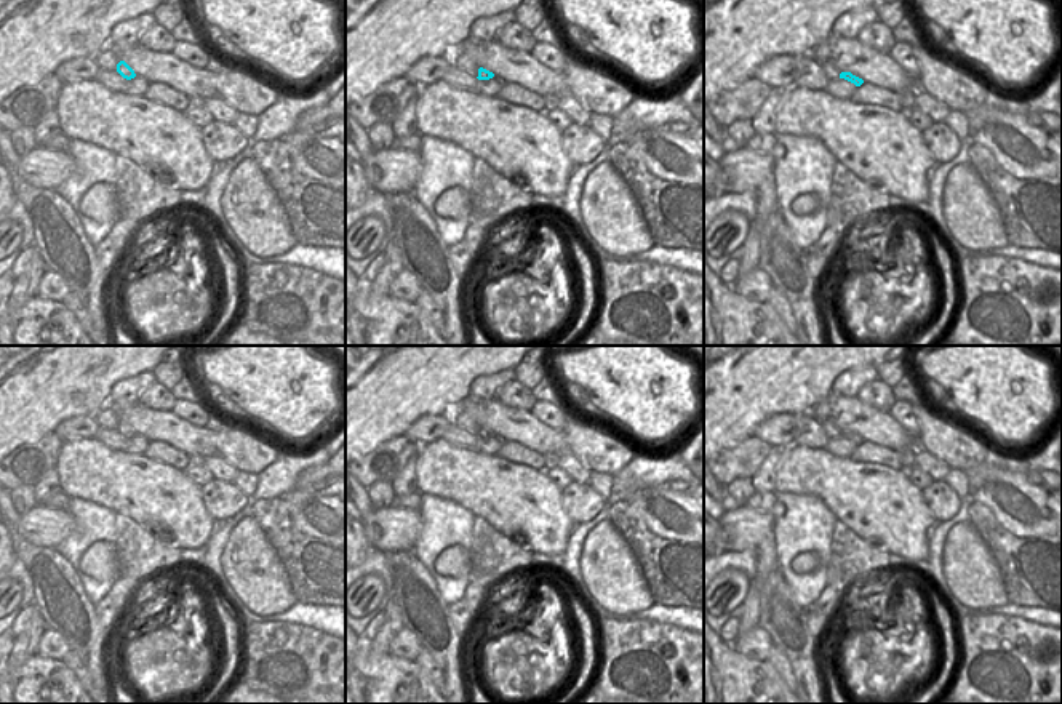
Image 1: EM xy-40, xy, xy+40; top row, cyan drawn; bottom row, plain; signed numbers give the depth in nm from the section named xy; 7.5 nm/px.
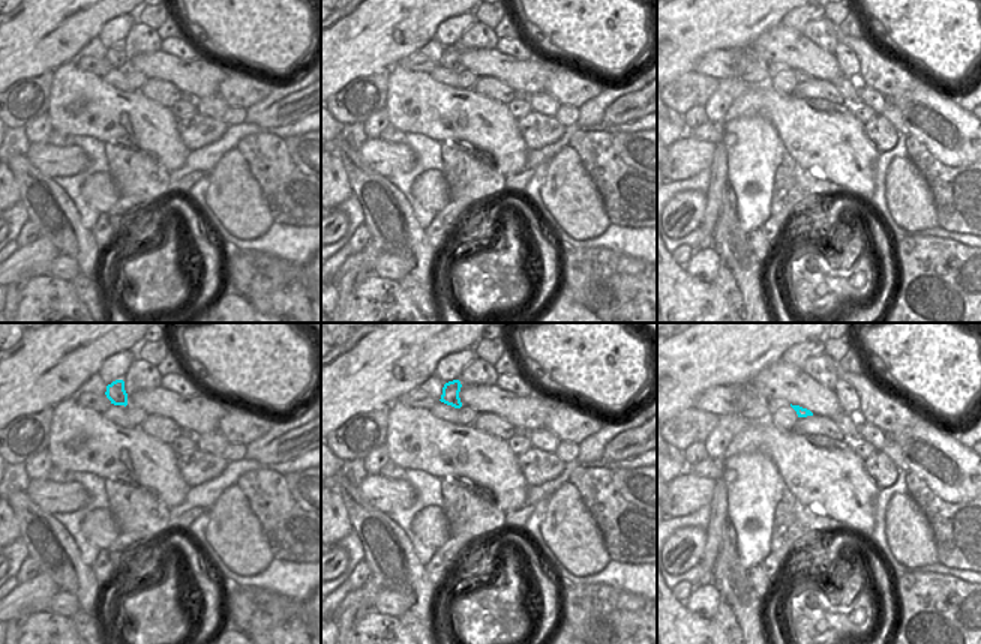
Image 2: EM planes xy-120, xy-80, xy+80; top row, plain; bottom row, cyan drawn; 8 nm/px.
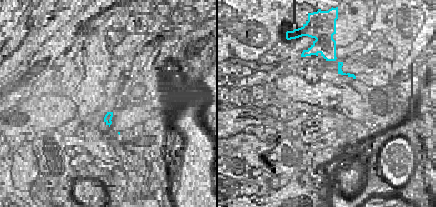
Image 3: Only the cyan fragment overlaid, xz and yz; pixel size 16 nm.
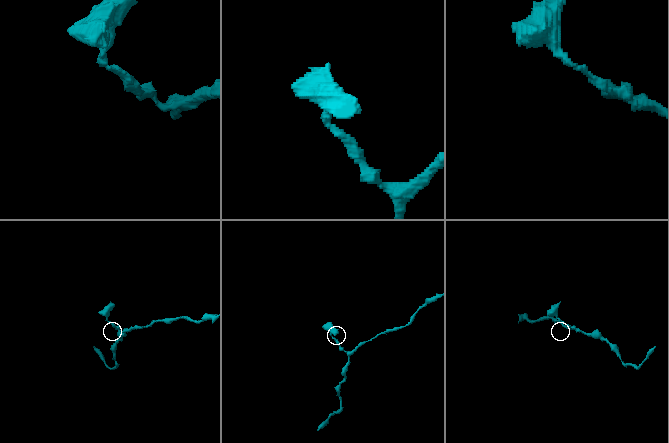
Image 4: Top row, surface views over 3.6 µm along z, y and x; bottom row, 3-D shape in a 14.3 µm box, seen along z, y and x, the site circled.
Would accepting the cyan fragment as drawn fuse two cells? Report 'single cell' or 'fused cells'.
single cell

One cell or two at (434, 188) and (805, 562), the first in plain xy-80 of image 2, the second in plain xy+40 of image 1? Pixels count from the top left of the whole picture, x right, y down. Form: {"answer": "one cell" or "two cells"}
{"answer": "one cell"}

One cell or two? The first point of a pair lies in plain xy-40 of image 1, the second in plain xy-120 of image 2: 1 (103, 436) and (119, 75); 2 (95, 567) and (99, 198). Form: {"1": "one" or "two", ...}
{"1": "one", "2": "one"}

